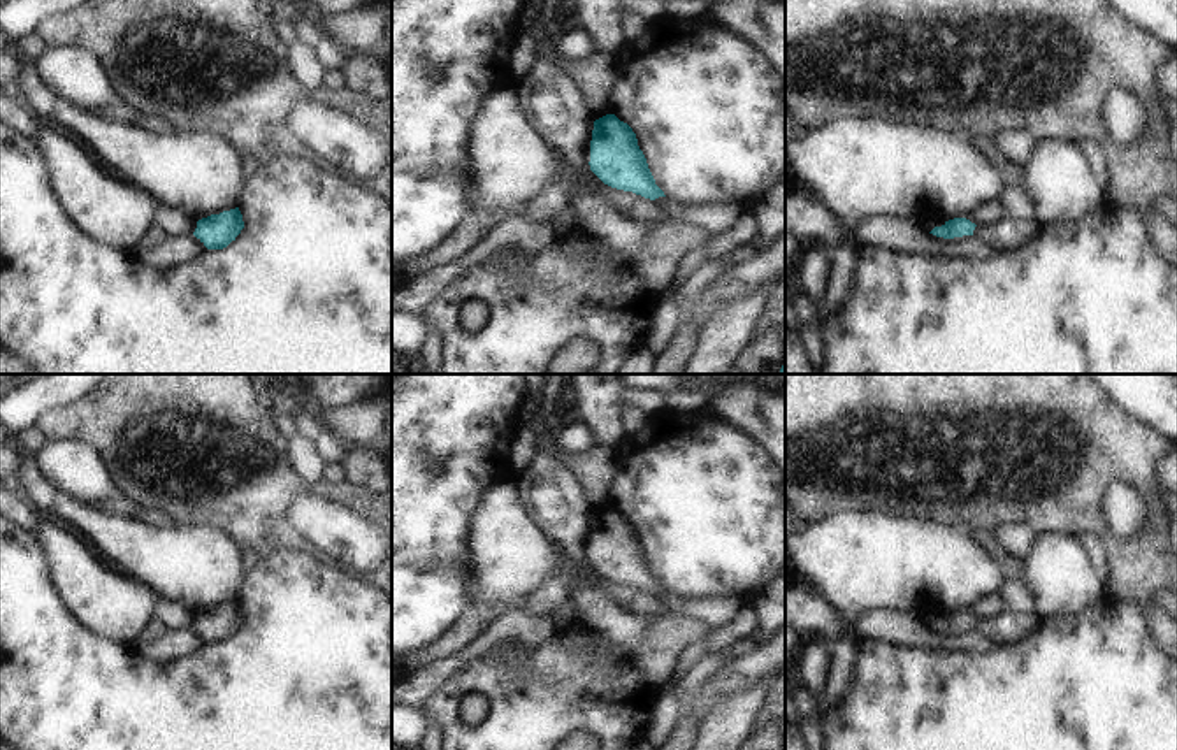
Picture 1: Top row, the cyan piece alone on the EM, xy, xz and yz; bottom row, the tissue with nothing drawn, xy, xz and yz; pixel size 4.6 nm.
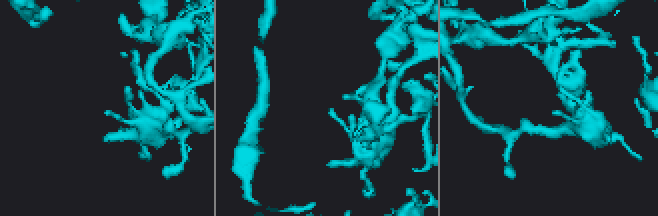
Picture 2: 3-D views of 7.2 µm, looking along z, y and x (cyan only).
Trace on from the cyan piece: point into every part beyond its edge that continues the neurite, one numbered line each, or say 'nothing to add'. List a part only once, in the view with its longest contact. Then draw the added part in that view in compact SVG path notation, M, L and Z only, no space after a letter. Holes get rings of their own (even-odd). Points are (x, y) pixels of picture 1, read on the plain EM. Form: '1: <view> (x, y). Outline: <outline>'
nothing to add

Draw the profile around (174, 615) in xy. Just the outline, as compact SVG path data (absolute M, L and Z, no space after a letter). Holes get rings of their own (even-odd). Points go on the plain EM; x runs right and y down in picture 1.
M163 601L156 608L155 620L163 622L169 631L179 631L193 627L197 622L197 615L197 611L181 602Z

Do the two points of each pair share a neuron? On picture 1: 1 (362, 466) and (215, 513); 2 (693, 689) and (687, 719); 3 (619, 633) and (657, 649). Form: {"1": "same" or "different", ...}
{"1": "different", "2": "same", "3": "different"}

